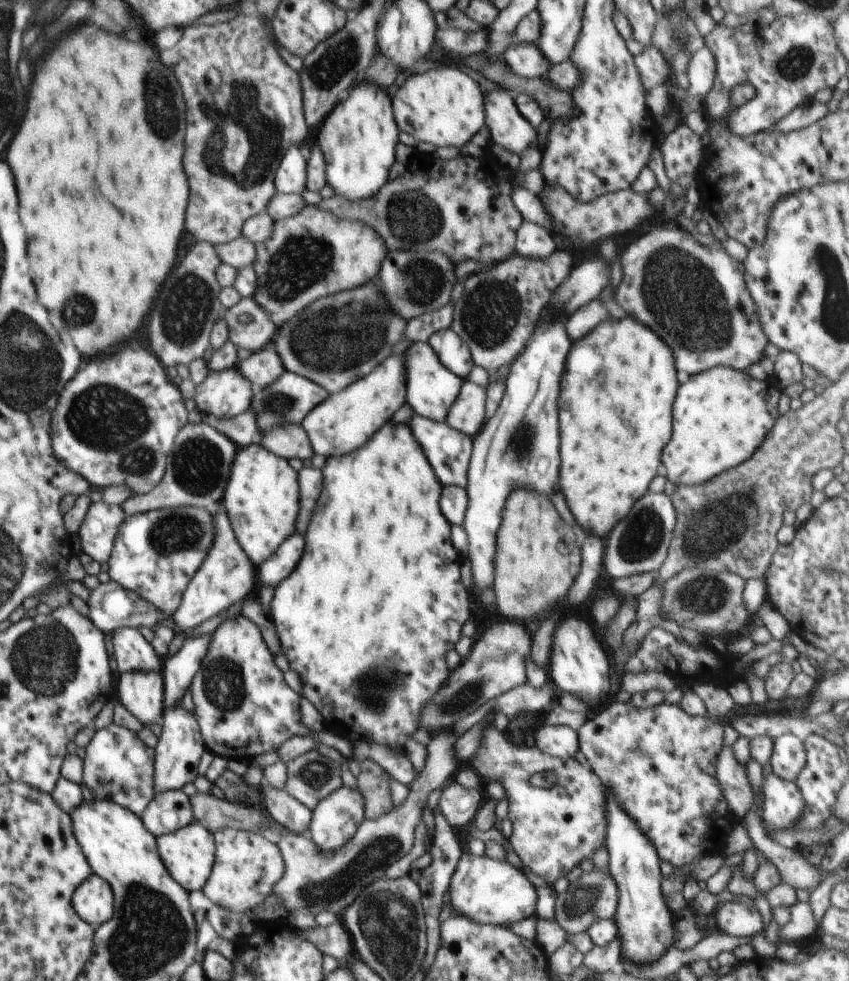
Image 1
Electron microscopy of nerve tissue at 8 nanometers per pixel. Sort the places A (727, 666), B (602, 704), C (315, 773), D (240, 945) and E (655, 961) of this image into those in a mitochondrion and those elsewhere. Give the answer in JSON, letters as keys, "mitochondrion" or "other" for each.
{"A":"other","B":"other","C":"mitochondrion","D":"other","E":"other"}

